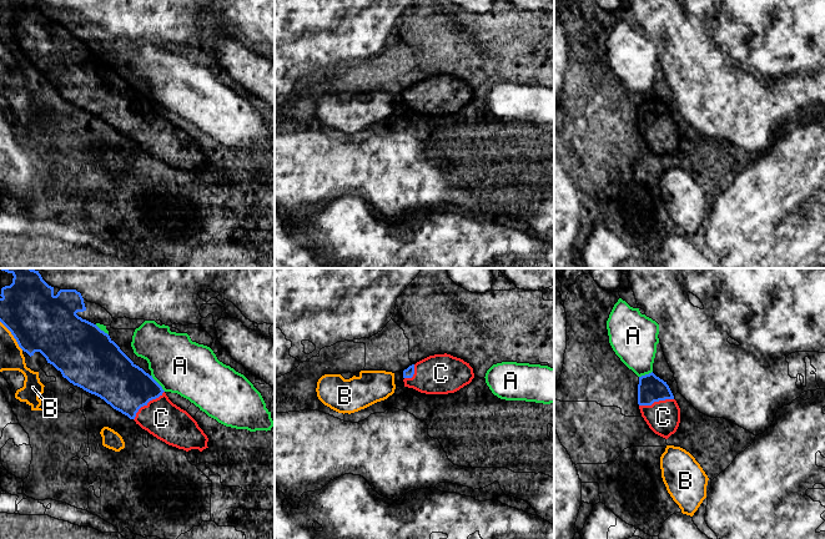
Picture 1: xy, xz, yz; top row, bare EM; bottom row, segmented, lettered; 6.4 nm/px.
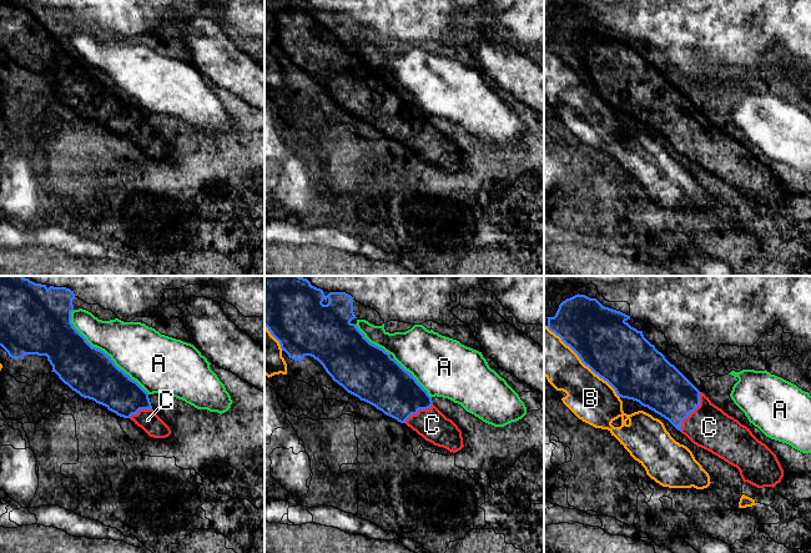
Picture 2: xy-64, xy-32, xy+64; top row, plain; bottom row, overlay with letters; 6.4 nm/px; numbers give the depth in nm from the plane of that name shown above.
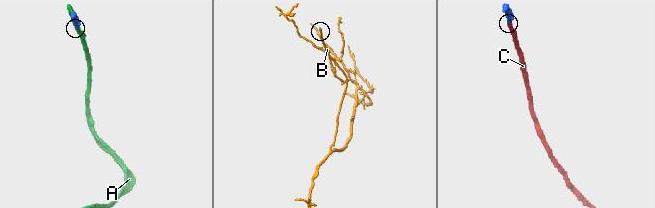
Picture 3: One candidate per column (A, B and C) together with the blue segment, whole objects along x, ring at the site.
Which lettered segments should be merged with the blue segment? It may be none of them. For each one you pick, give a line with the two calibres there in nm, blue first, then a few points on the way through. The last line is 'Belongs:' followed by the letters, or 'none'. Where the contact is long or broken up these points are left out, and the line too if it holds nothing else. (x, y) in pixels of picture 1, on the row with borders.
C: 320 nm thick on the blue side, 240 nm on the other; runs through xy (126, 387), (146, 403), (161, 418)
Belongs: C

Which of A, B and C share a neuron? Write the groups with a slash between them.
A / B / C

